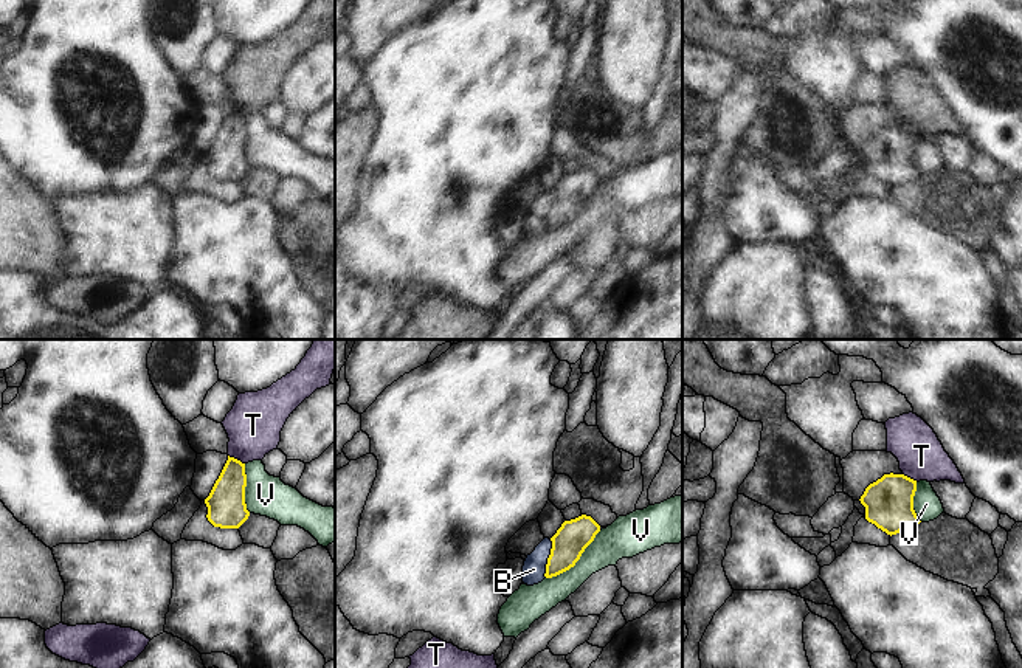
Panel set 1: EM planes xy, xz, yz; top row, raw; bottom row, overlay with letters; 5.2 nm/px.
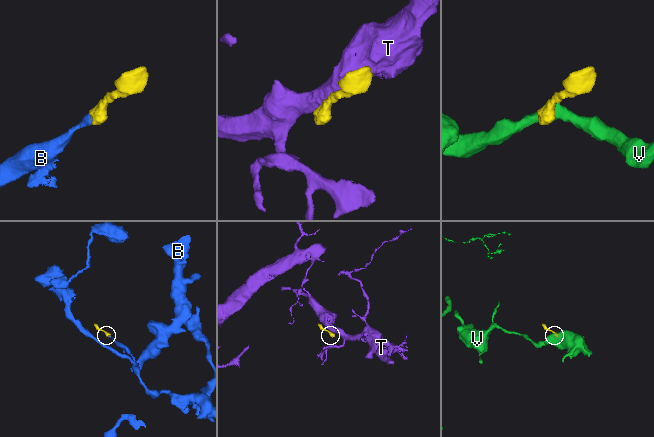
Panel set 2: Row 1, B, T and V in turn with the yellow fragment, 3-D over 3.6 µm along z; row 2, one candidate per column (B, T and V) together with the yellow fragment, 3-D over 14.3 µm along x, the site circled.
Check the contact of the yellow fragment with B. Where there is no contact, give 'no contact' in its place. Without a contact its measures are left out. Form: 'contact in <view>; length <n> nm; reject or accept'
contact in xz; length 200 nm; accept

